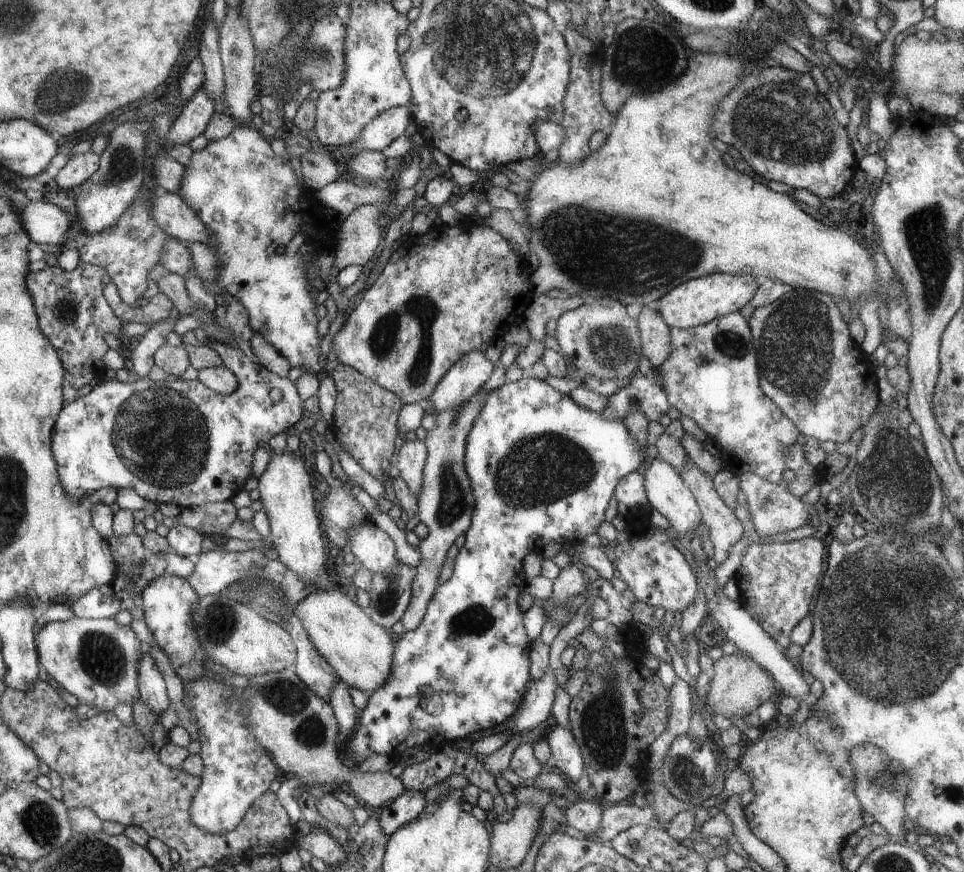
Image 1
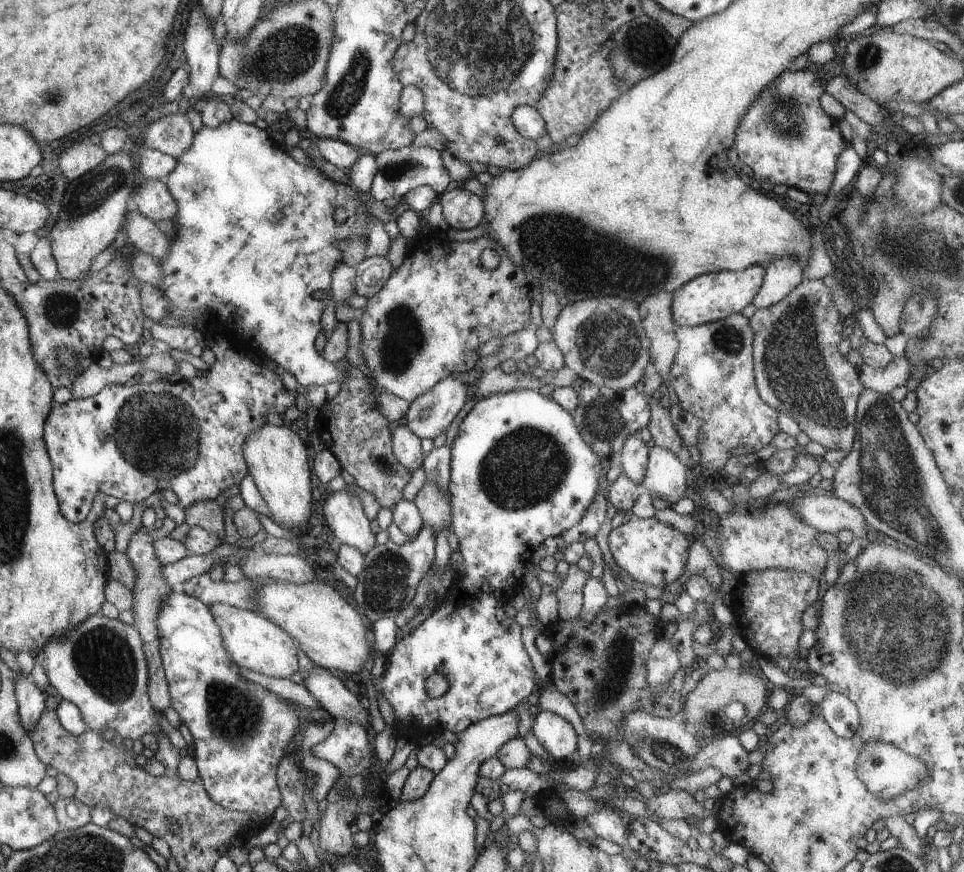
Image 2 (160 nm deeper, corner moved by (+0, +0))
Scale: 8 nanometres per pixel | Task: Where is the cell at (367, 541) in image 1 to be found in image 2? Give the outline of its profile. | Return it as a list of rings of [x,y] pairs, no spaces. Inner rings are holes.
[[[345,484],[341,490],[326,495],[322,512],[340,542],[356,547],[362,554],[377,544],[375,524],[364,514],[360,498],[352,485]]]

